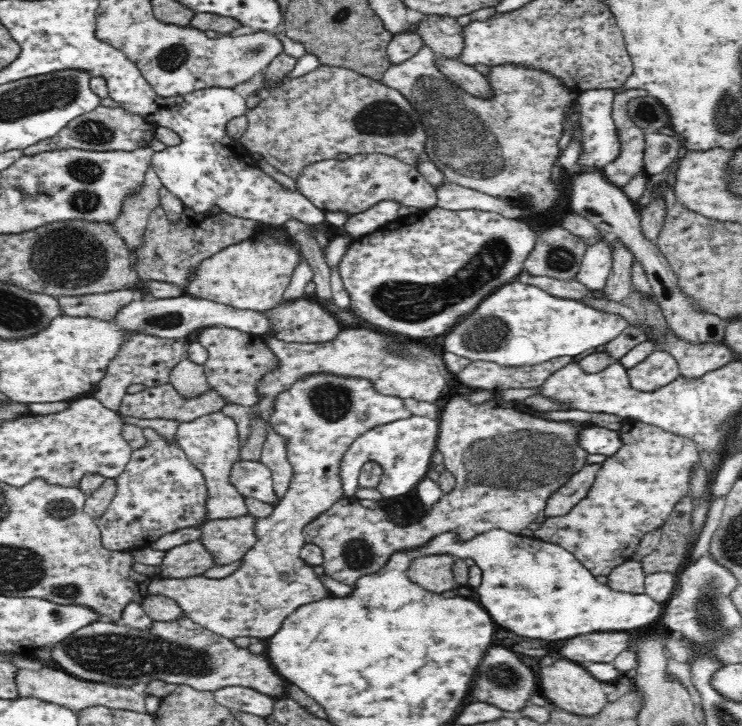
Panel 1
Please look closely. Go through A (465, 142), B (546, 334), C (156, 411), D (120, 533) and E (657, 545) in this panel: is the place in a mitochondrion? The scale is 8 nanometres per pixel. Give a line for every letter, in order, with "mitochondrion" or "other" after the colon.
A: mitochondrion
B: other
C: other
D: other
E: other

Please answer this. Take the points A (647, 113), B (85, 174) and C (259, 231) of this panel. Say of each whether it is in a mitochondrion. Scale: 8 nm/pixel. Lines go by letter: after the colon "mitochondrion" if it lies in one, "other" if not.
A: mitochondrion
B: mitochondrion
C: other

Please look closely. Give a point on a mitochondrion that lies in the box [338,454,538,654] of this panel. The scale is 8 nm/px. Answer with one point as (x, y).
(357, 554)

